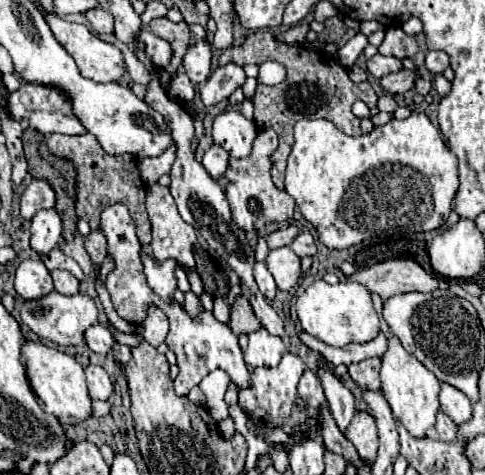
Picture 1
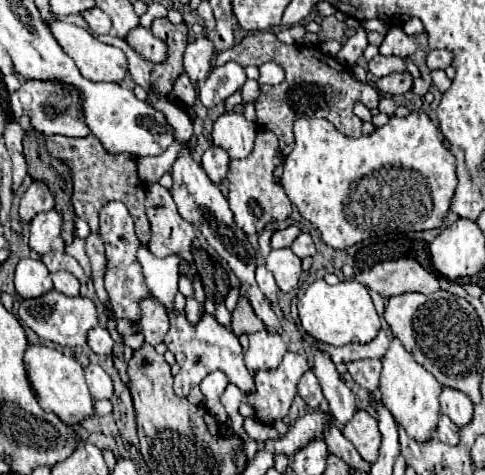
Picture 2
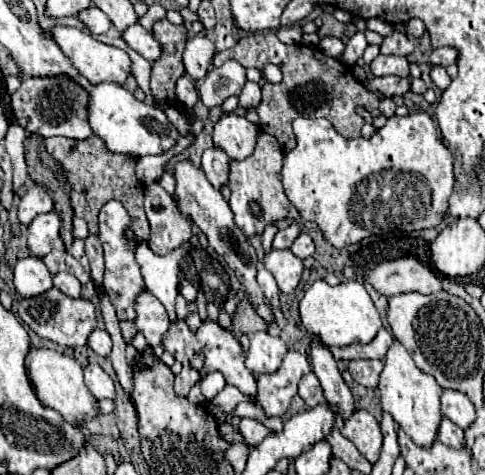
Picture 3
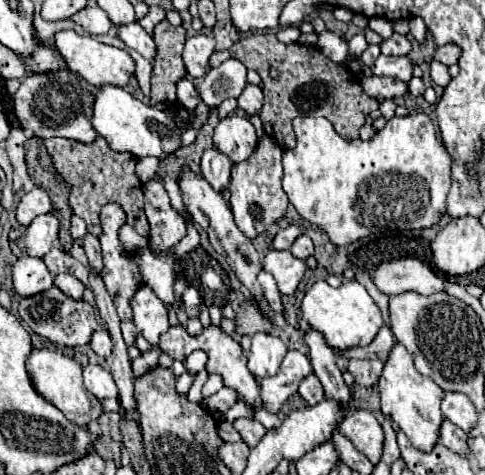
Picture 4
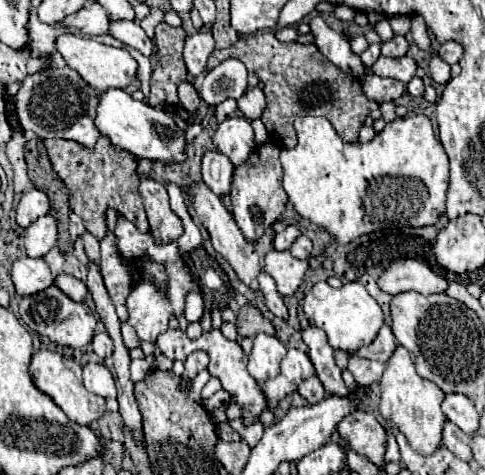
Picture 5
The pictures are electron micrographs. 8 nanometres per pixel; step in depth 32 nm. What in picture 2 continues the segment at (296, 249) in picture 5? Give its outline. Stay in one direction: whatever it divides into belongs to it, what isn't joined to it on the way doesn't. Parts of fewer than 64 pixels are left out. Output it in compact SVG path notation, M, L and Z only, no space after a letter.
M302 232L302 234L292 242L290 248L292 248L292 252L294 252L298 258L306 258L306 256L314 256L314 254L316 254L312 236L310 236L308 232Z

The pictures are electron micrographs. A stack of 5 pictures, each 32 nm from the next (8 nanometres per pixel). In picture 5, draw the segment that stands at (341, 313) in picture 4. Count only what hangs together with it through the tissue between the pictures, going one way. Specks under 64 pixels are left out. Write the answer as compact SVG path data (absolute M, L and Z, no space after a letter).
M316 282L304 298L304 314L312 326L326 332L332 348L340 348L344 352L354 352L356 348L368 346L384 324L380 306L360 282L344 282L342 288L332 288L328 282Z

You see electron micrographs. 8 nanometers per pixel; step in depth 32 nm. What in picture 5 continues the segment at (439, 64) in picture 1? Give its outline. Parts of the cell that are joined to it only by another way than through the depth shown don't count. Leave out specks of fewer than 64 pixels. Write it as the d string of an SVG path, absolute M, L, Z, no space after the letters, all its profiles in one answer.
M448 42L448 44L442 44L440 46L440 50L436 52L446 64L456 64L458 60L460 60L460 56L462 56L462 46L460 44L456 44L456 42Z

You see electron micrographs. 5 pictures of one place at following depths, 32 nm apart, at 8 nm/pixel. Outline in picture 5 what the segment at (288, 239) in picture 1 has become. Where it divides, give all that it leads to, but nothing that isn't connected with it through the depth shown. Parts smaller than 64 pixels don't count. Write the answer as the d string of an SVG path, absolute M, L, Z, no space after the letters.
M286 226L282 232L276 234L274 238L274 248L276 250L288 250L292 246L292 242L300 236L302 232L298 230L298 226Z

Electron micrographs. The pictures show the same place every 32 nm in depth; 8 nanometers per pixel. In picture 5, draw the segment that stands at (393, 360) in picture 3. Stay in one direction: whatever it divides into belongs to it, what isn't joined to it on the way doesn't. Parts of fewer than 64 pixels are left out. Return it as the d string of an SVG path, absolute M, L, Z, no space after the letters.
M398 346L392 354L392 358L386 364L386 370L380 380L380 414L398 426L398 430L408 438L410 446L420 454L432 454L440 446L442 426L446 422L446 416L440 410L440 404L444 400L444 392L430 380L424 380L416 374L412 356L404 346Z

